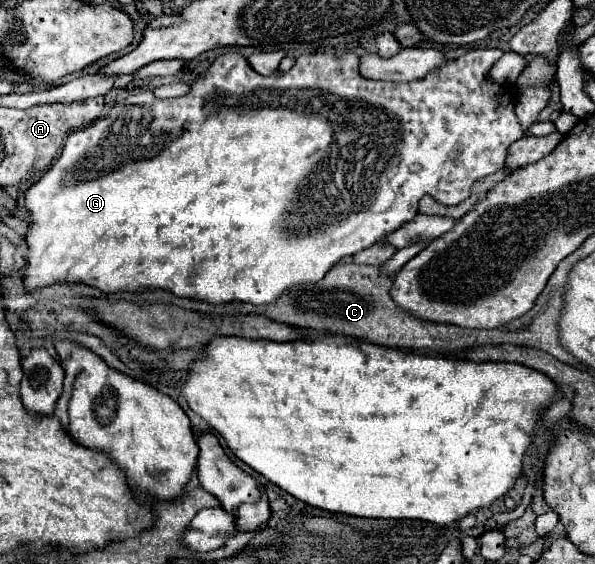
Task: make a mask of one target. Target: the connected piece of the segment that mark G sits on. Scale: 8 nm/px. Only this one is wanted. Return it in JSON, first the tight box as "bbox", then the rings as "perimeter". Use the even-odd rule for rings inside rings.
{"bbox":[23,49,523,305],"perimeter":[[[501,49],[467,51],[465,55],[447,61],[447,65],[441,65],[441,69],[433,69],[433,73],[427,73],[423,79],[411,83],[393,83],[361,77],[359,57],[355,53],[343,53],[341,57],[331,53],[301,53],[291,71],[277,71],[269,77],[255,73],[241,53],[225,53],[217,57],[209,71],[193,83],[191,93],[183,97],[157,99],[151,91],[129,95],[125,101],[115,103],[109,113],[93,125],[71,133],[63,145],[61,157],[45,175],[41,175],[39,181],[27,187],[25,209],[29,213],[29,229],[25,233],[25,243],[29,251],[23,267],[25,291],[33,293],[35,289],[55,283],[85,283],[99,289],[103,295],[117,291],[139,293],[145,289],[165,289],[177,297],[207,301],[209,305],[231,301],[263,305],[273,303],[291,285],[321,281],[321,277],[325,277],[325,273],[337,261],[371,247],[399,229],[403,223],[411,221],[417,215],[421,197],[431,195],[443,205],[459,205],[469,197],[475,181],[505,167],[505,153],[509,145],[521,139],[523,133],[513,111],[513,91],[507,85],[501,87],[499,83],[491,83],[487,79],[491,65],[501,59],[501,55]],[[289,225],[301,225],[301,231],[293,231]]]}

